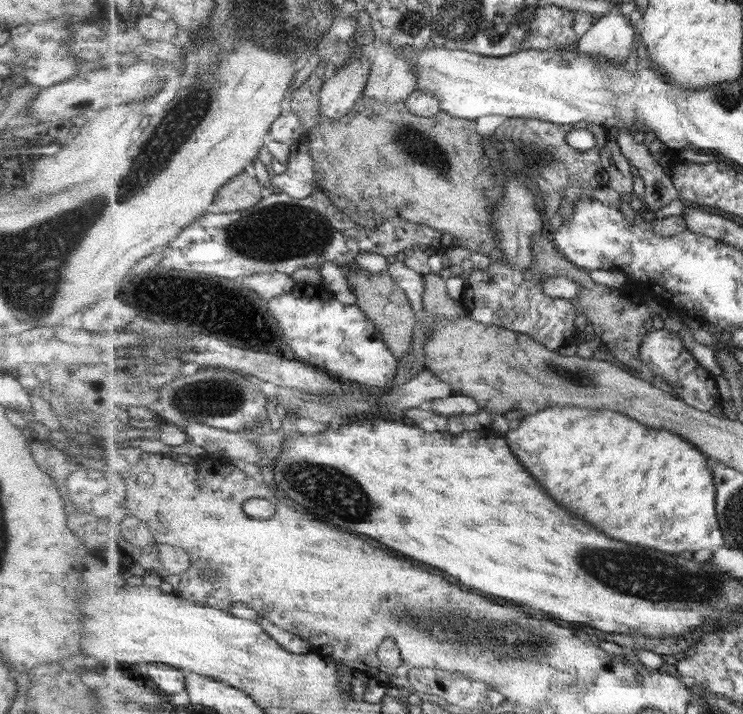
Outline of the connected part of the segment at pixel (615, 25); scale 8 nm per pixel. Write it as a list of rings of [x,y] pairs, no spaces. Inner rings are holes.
[[[613,1],[614,9],[600,16],[577,42],[580,52],[594,53],[612,64],[626,64],[638,40],[638,31],[626,14],[620,11],[623,2]]]

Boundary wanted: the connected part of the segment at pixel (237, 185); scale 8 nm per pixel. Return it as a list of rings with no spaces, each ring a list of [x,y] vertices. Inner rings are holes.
[[[241,174],[235,176],[227,188],[221,188],[221,192],[217,194],[215,204],[219,206],[221,212],[239,212],[241,210],[249,210],[255,204],[260,204],[265,194],[266,188],[259,184],[257,178],[249,176],[249,174]]]

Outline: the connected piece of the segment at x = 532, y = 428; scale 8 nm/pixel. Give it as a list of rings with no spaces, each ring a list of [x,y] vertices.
[[[553,406],[537,411],[534,415],[524,417],[519,422],[517,430],[511,429],[511,432],[508,431],[504,436],[507,436],[506,439],[509,440],[509,446],[513,448],[513,454],[533,474],[533,478],[541,482],[541,486],[549,492],[549,496],[555,496],[557,504],[565,506],[575,516],[579,516],[581,520],[587,520],[597,530],[605,532],[607,536],[611,536],[615,540],[621,540],[621,542],[627,542],[627,544],[637,544],[637,546],[643,546],[643,548],[661,550],[661,552],[667,552],[667,554],[683,554],[683,552],[699,552],[699,550],[717,552],[727,542],[724,529],[718,519],[716,482],[714,481],[713,471],[709,467],[709,458],[704,452],[701,452],[701,449],[675,432],[669,432],[661,428],[649,428],[631,416],[607,408],[605,410],[597,410],[595,408]]]

